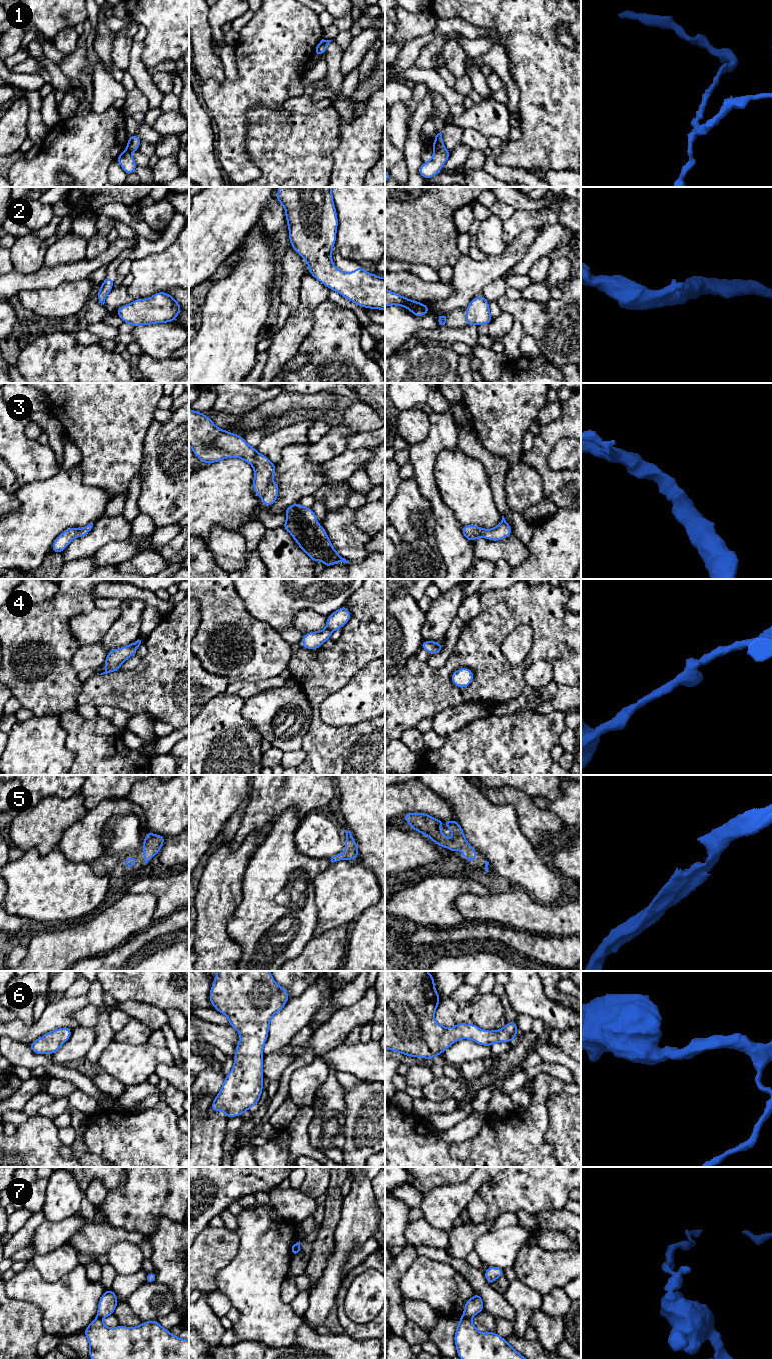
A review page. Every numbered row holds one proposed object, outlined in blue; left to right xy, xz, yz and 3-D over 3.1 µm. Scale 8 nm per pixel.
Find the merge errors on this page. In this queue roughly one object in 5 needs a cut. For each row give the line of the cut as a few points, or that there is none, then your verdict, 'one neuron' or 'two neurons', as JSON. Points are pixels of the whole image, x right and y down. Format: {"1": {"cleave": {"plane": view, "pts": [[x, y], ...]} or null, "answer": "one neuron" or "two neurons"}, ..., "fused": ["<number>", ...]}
{"1": {"cleave": {"plane": "yz", "pts": [[443, 146], [434, 150]]}, "answer": "two neurons"}, "2": {"cleave": null, "answer": "one neuron"}, "3": {"cleave": null, "answer": "one neuron"}, "4": {"cleave": null, "answer": "one neuron"}, "5": {"cleave": null, "answer": "one neuron"}, "6": {"cleave": null, "answer": "one neuron"}, "7": {"cleave": {"plane": "yz", "pts": [[462, 1316], [469, 1318]]}, "answer": "two neurons"}, "fused": ["1", "7"]}

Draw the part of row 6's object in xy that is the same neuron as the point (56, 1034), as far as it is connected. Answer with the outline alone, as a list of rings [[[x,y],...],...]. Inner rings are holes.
[[[58,1028],[44,1036],[34,1040],[30,1045],[30,1049],[36,1054],[54,1054],[58,1049],[69,1040],[72,1029]]]

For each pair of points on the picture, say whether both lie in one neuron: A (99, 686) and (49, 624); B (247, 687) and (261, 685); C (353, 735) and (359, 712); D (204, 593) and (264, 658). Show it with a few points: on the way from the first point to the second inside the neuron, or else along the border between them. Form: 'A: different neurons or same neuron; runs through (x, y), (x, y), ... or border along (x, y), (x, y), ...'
A: different neurons; border along (83, 684), (78, 696), (78, 704)
B: same neuron; runs through (250, 687), (258, 686)
C: different neurons; border along (374, 717), (353, 725), (332, 725)
D: same neuron; runs through (221, 610), (237, 628), (237, 632), (248, 643)

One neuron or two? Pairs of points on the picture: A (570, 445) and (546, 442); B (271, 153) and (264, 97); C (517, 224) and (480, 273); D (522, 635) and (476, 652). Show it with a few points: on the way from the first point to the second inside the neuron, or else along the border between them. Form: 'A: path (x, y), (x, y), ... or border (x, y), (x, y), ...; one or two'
A: border (570, 437), (557, 442), (548, 456), (548, 465); two
B: border (281, 111), (255, 106), (245, 119); two
C: border (526, 229), (507, 244); two
D: border (518, 625), (501, 644), (501, 653), (509, 664); two

